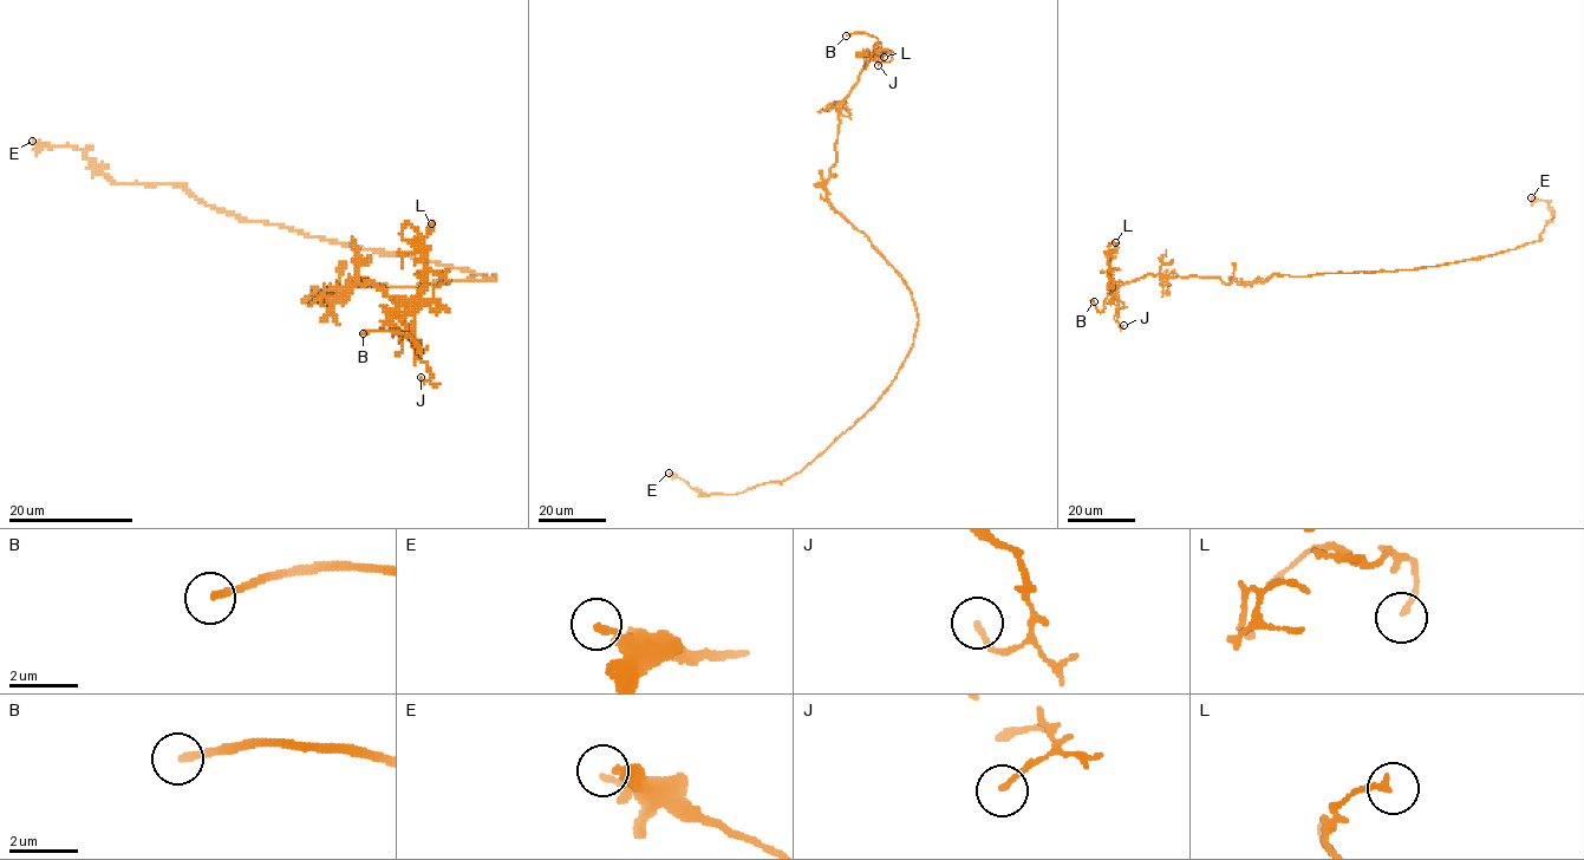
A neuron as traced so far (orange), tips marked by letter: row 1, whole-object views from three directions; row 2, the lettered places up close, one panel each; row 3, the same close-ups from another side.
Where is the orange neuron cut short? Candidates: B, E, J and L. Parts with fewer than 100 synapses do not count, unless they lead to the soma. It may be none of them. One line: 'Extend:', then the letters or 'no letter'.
Extend: B

